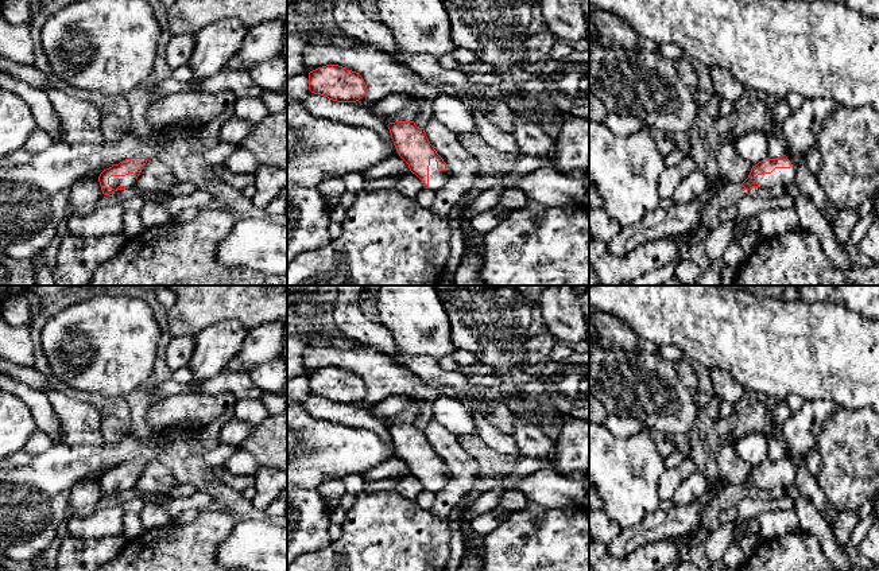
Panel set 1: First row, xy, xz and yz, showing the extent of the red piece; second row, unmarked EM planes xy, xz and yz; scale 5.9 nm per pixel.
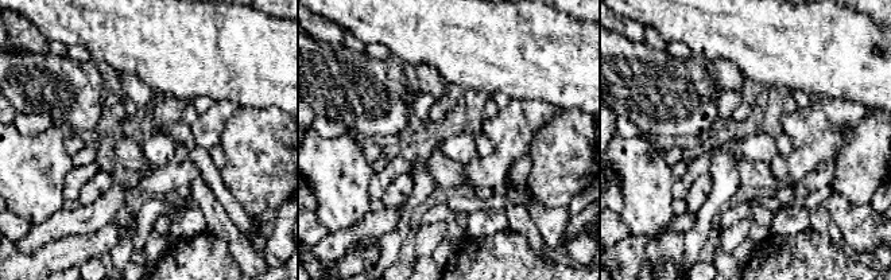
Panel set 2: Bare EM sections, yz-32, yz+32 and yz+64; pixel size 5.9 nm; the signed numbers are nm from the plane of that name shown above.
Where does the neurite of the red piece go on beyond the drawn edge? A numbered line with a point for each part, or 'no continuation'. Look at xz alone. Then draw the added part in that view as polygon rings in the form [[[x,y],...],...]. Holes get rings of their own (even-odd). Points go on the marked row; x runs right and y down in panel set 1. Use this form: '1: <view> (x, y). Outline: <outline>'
1: xz (437, 179). Outline: [[[430,156],[429,166],[429,190],[433,193],[441,191],[449,179],[449,174],[446,171],[441,171],[437,168],[437,162],[434,156]]]

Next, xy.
1: xy (128, 181). Outline: [[[128,174],[125,176],[111,176],[109,184],[112,189],[117,189],[119,186],[124,186],[127,189],[136,186],[136,178],[133,174]]]

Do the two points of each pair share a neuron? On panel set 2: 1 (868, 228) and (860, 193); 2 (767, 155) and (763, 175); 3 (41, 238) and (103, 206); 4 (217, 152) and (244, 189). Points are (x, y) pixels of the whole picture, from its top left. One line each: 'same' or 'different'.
1: different
2: different
3: same
4: different

